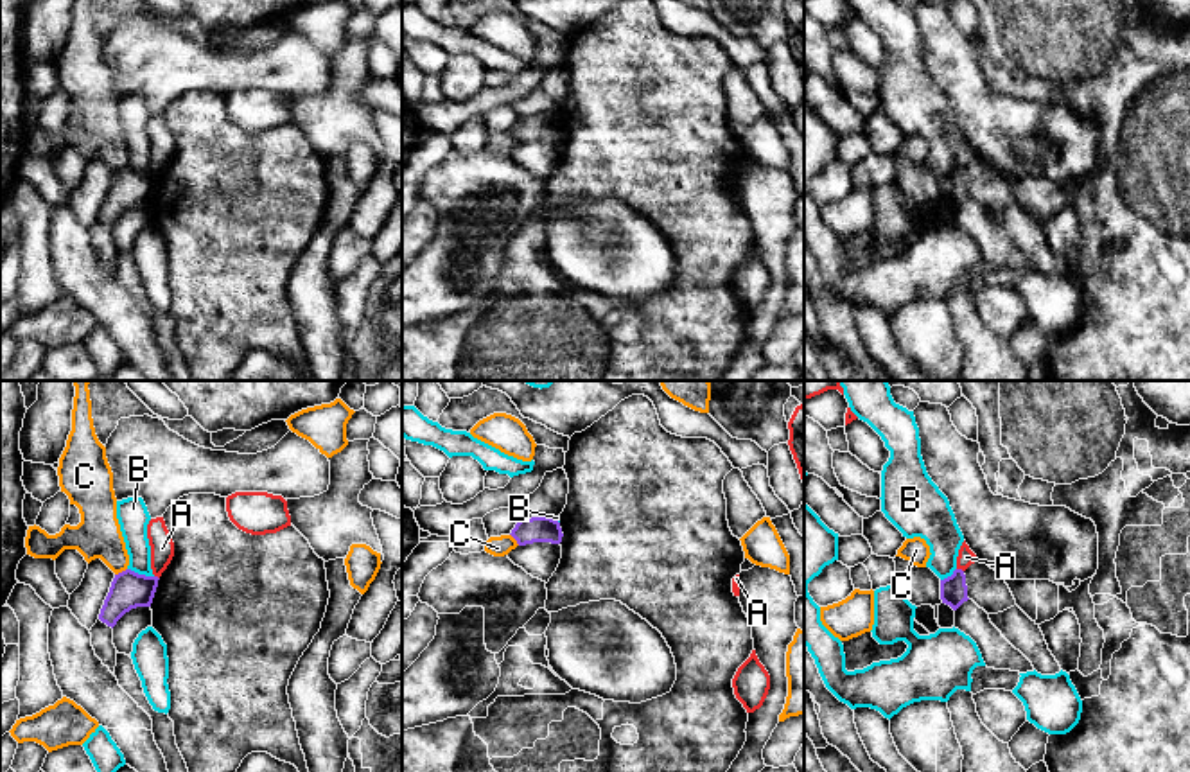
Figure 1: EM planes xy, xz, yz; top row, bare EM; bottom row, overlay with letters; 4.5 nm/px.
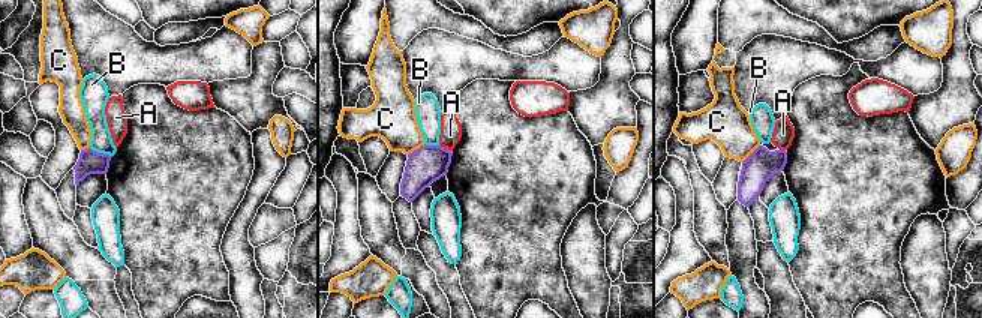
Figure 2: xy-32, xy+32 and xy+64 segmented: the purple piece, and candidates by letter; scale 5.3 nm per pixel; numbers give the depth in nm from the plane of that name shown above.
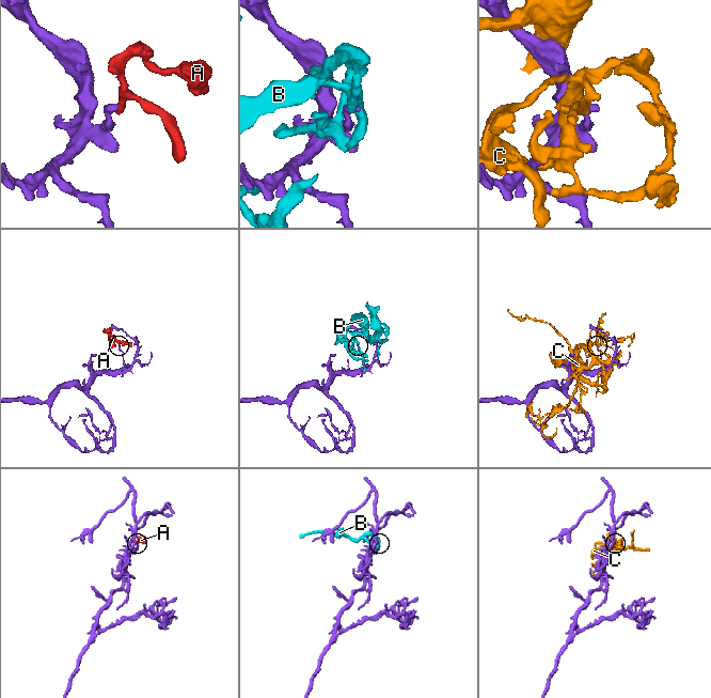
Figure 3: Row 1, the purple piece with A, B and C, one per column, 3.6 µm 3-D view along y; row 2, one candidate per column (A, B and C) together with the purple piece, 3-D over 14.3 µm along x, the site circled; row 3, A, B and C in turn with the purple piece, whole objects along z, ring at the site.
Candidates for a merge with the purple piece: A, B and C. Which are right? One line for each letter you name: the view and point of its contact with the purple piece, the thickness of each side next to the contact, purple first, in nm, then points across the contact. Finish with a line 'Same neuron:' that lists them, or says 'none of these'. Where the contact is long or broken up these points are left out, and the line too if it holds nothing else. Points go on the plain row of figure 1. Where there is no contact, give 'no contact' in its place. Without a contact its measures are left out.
Same neuron: none of these

